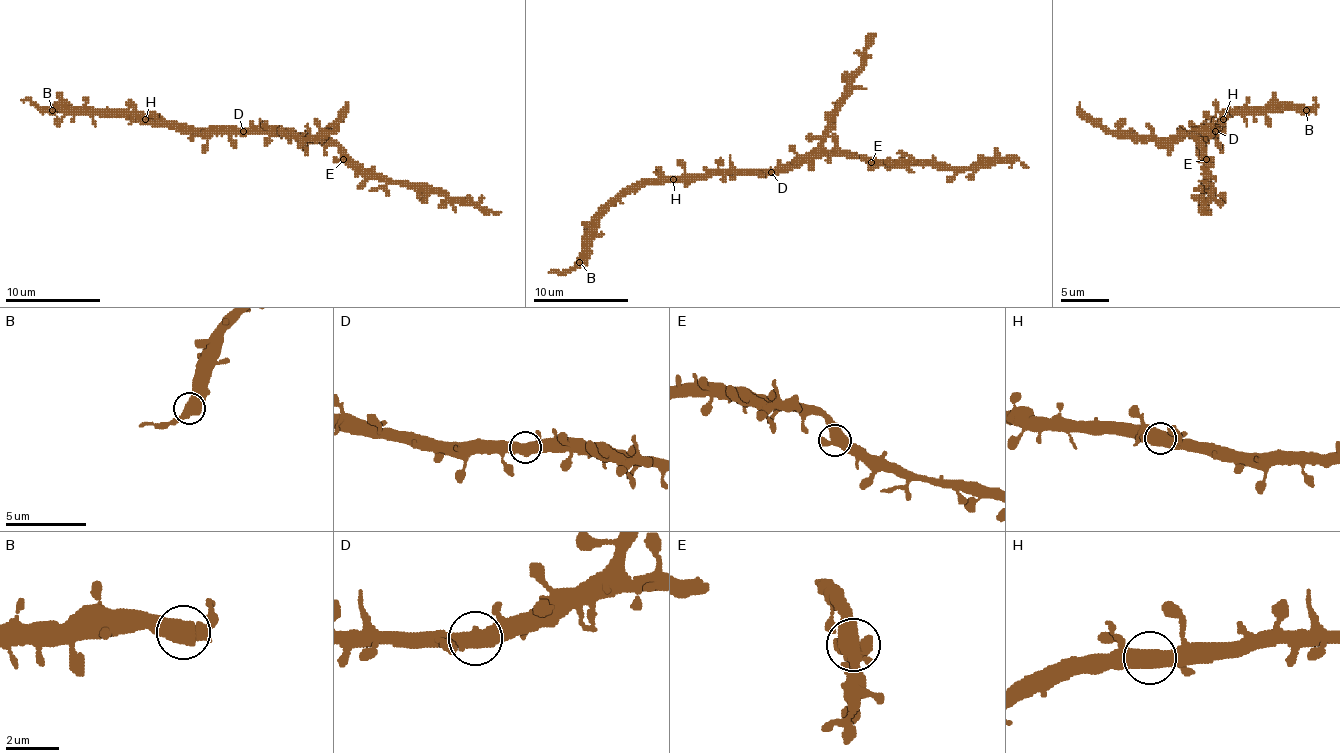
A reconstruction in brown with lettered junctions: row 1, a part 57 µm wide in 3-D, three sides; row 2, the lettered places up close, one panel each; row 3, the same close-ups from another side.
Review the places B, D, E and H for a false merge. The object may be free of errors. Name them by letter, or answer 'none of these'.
B

